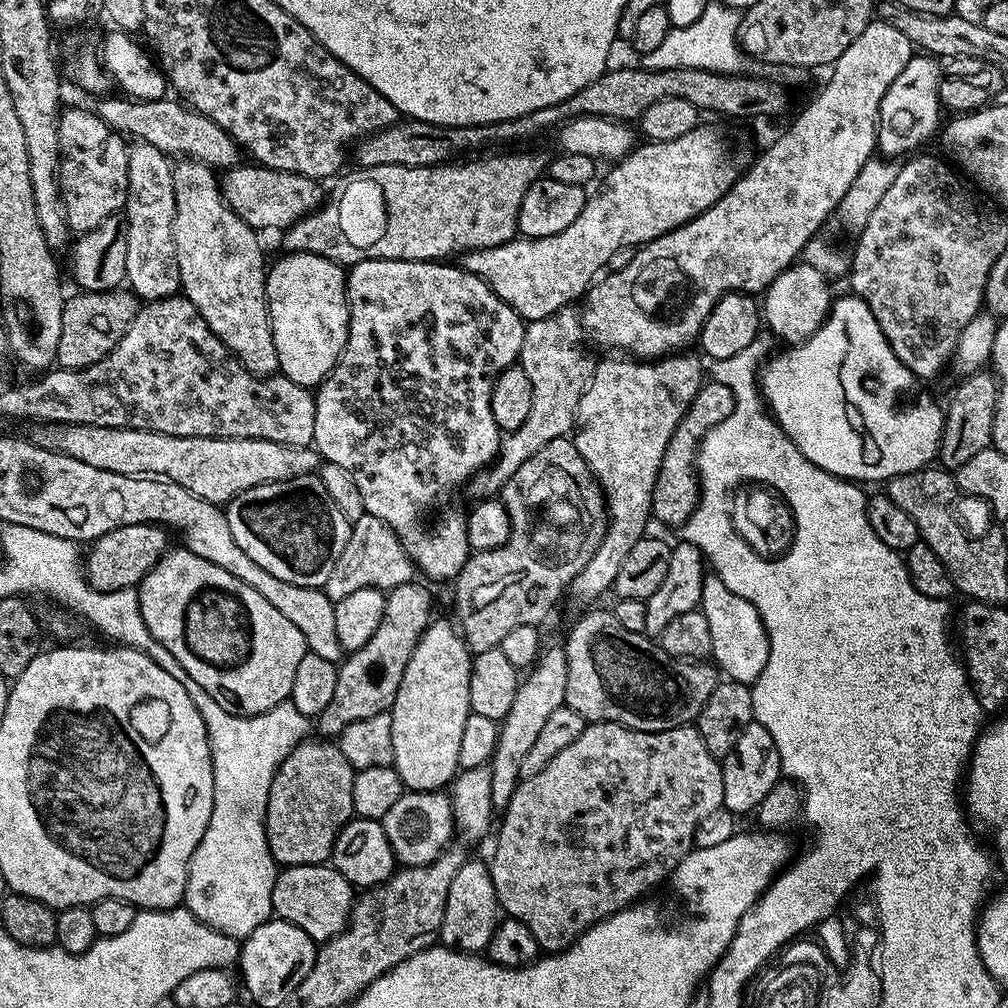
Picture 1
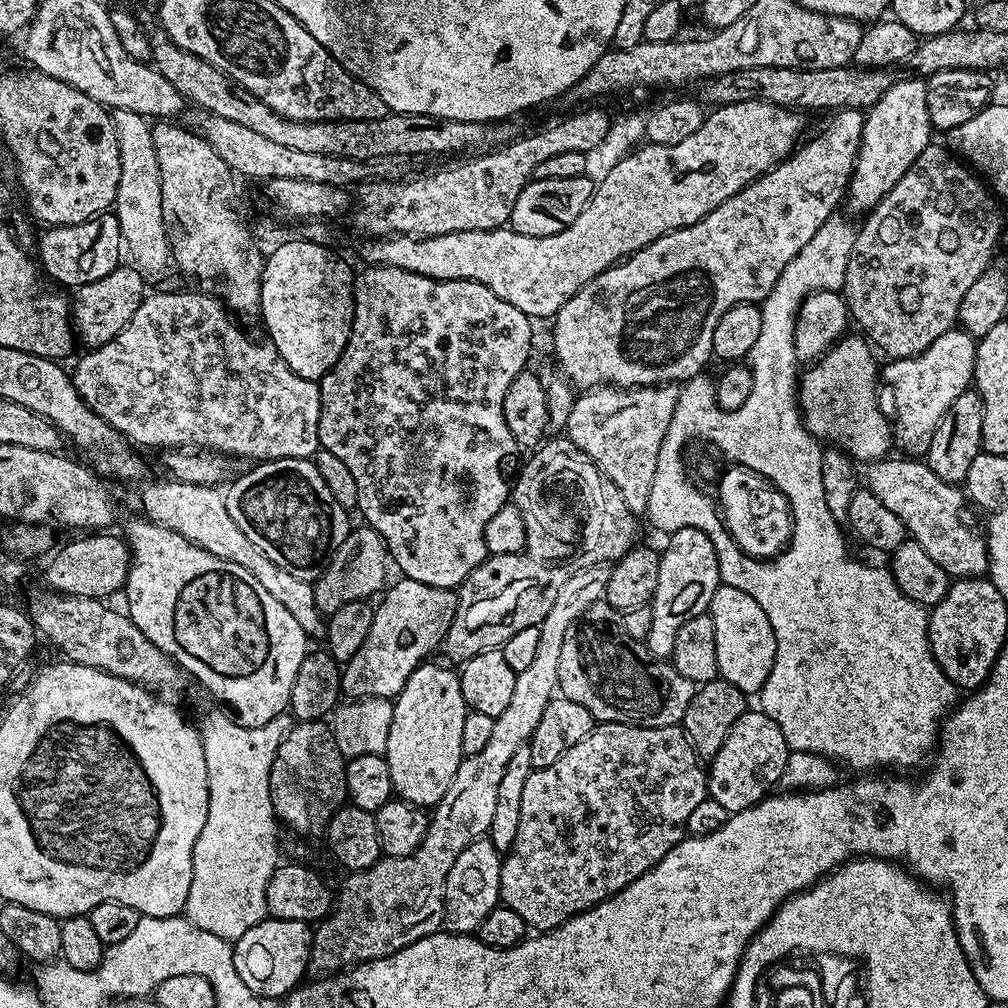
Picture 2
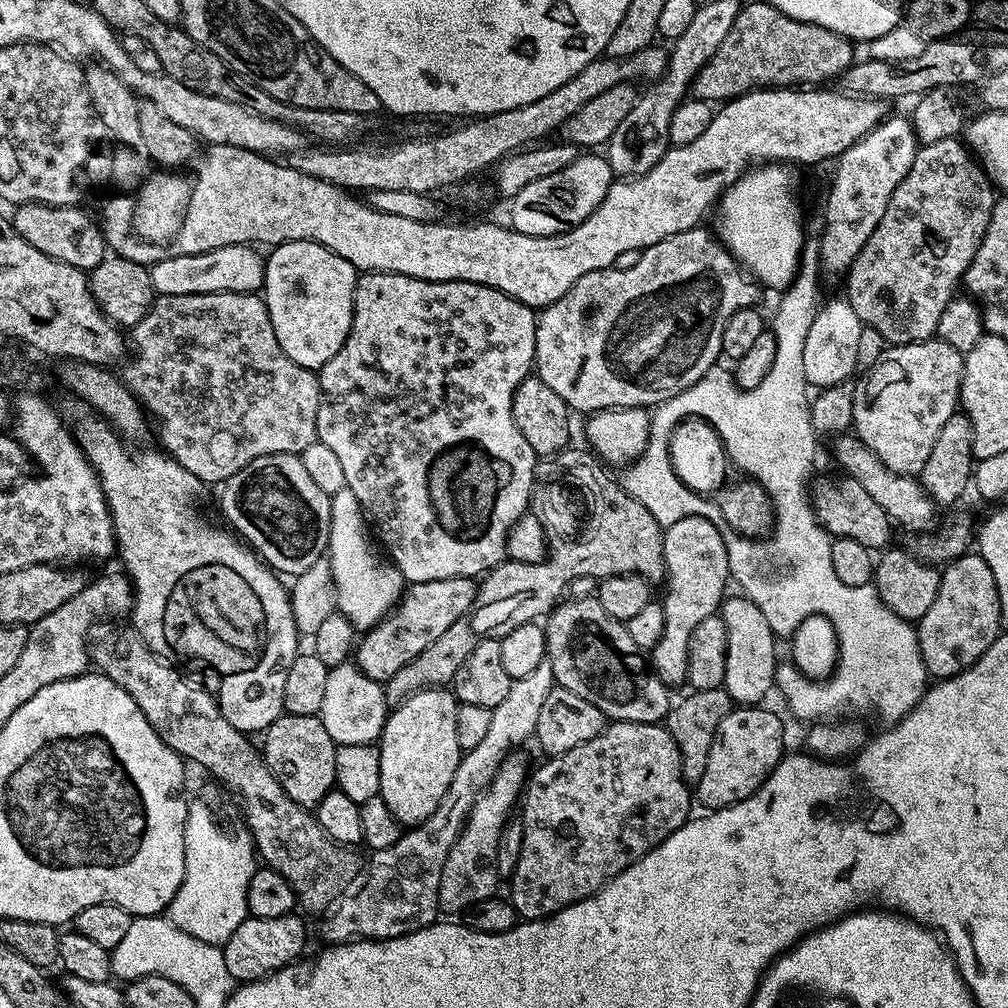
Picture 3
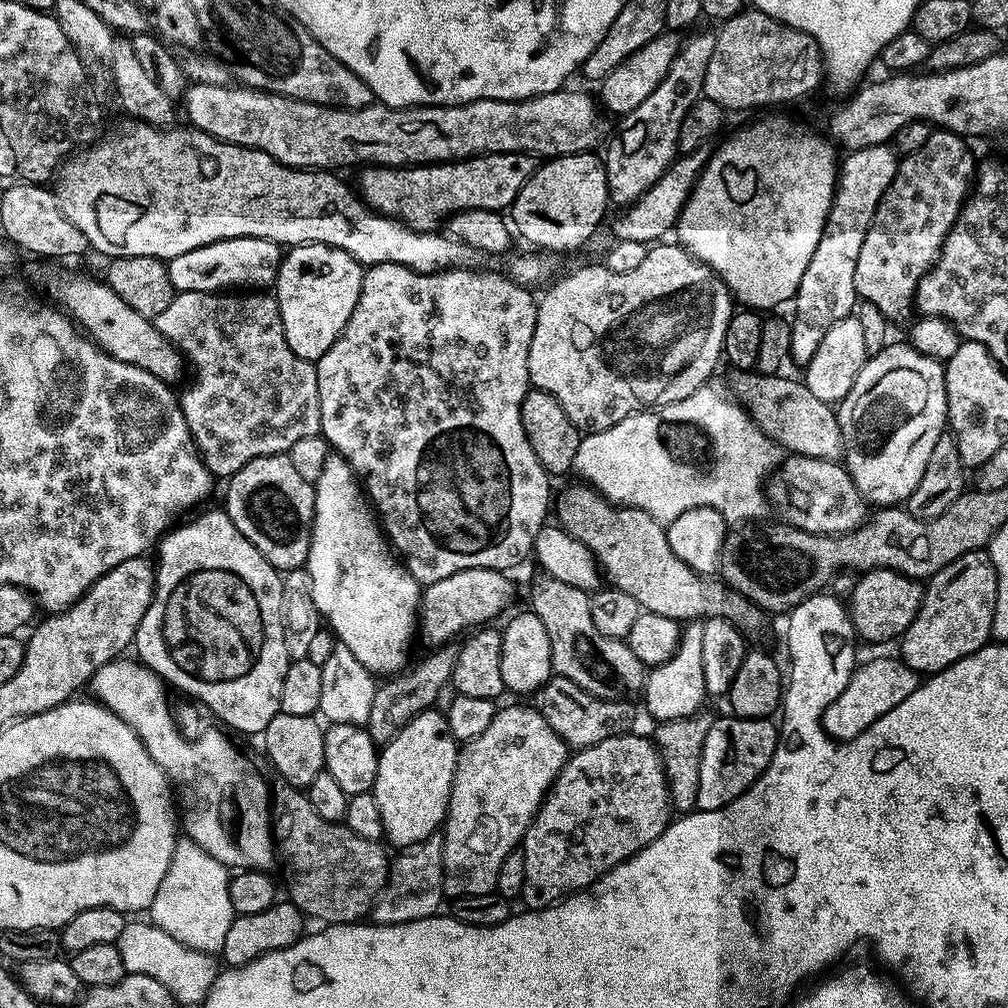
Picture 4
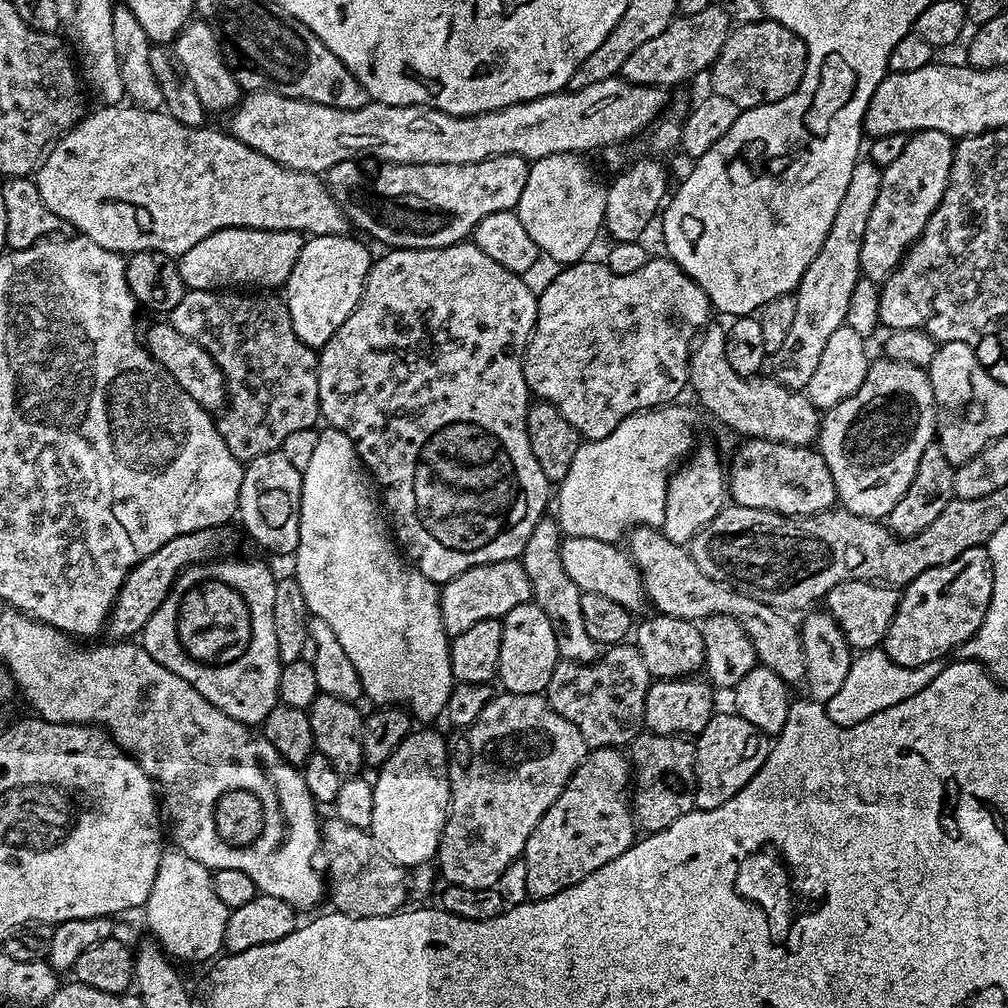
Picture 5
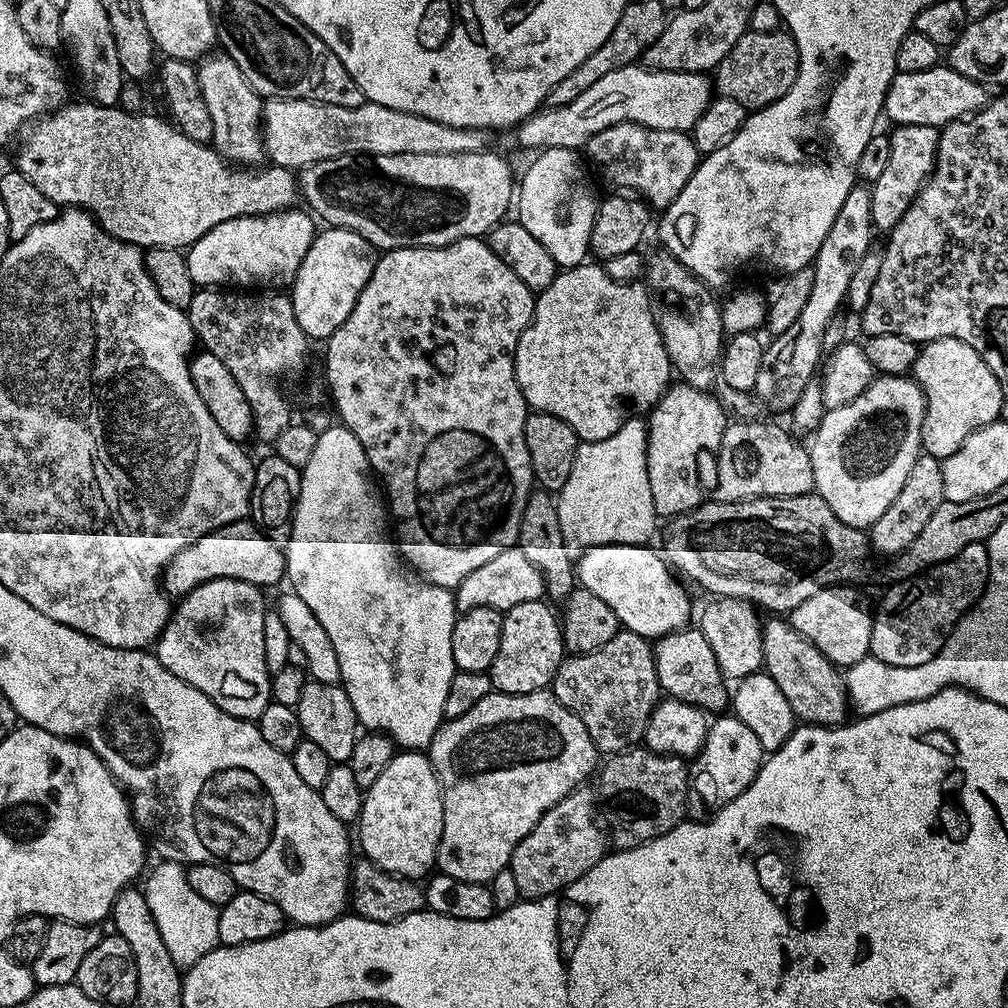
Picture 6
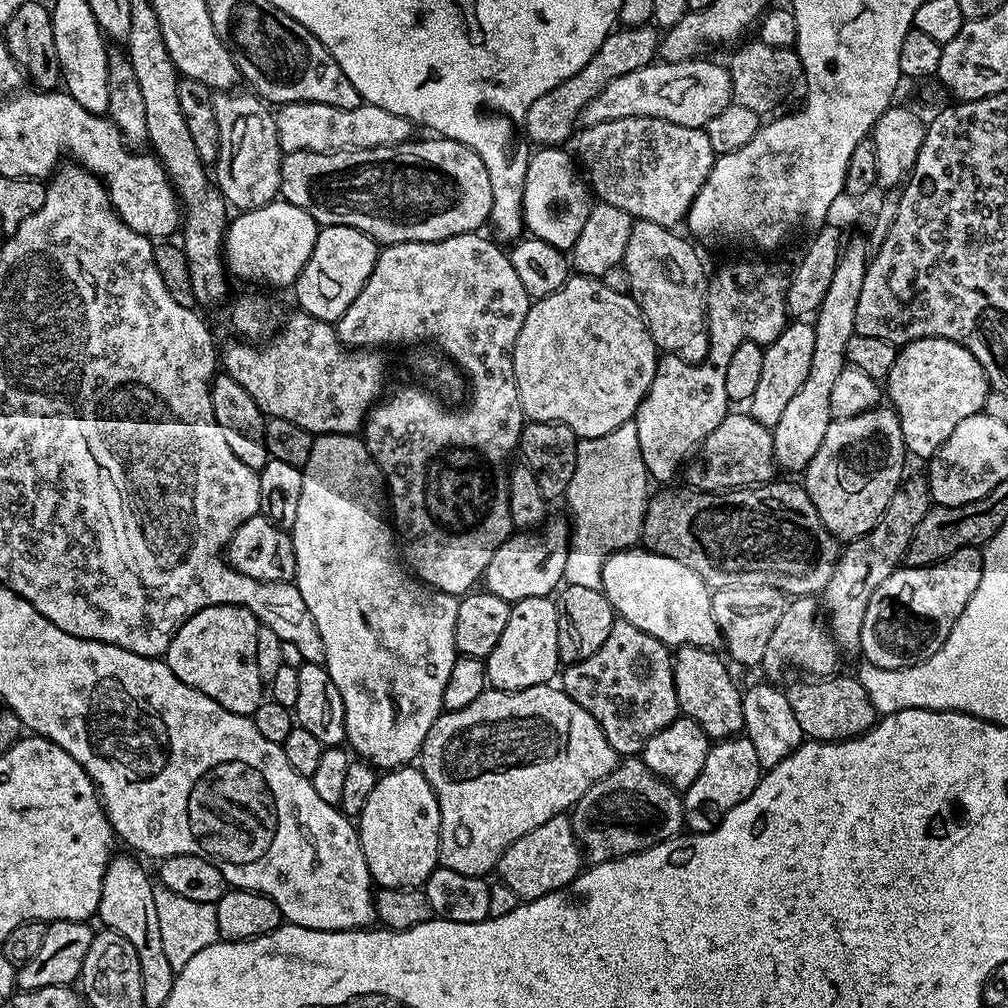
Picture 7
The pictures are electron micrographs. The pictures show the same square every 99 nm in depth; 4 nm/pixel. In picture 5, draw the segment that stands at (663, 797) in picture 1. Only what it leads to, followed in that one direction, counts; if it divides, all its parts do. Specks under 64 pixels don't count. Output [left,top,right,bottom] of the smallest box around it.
[522,748,638,901]

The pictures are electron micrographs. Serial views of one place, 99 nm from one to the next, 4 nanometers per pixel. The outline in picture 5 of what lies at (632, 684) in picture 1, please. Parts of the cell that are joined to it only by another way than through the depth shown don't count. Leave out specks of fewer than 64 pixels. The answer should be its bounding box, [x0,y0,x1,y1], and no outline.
[520,518,602,664]

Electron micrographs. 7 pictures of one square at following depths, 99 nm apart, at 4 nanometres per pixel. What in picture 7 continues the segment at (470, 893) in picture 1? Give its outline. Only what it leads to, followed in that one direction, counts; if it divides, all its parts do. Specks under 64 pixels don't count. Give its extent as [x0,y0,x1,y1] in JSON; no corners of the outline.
[418,683,617,877]

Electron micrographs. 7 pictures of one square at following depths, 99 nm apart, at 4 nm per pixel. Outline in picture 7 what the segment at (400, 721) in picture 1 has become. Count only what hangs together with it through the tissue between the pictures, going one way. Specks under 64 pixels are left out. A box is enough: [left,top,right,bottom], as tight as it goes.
[358,767,440,888]

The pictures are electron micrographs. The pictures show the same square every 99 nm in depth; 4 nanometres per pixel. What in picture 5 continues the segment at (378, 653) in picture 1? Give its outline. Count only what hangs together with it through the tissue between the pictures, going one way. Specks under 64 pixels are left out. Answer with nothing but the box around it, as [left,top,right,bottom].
[440,560,531,638]

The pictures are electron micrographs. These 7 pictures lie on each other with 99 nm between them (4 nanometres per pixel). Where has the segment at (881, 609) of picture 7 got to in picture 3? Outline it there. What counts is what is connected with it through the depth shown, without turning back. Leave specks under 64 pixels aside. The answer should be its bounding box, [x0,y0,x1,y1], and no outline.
[914,554,1002,680]

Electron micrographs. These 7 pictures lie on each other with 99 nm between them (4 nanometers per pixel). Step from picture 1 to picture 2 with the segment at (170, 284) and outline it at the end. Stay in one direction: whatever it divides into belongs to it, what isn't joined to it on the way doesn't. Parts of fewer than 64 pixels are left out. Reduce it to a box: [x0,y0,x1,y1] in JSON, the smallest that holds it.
[111,109,170,270]

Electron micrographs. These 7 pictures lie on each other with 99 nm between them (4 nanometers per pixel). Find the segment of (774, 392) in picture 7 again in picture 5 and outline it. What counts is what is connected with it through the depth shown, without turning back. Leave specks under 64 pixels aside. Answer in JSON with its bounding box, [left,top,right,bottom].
[770,159,881,390]

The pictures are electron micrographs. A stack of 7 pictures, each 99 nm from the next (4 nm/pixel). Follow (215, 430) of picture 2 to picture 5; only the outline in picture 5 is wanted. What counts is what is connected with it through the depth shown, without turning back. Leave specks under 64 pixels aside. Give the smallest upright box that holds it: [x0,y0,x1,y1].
[170,290,321,462]

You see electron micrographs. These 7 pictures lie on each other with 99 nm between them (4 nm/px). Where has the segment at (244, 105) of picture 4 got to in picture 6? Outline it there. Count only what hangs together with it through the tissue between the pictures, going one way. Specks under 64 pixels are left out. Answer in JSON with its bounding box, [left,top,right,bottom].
[262,63,714,170]

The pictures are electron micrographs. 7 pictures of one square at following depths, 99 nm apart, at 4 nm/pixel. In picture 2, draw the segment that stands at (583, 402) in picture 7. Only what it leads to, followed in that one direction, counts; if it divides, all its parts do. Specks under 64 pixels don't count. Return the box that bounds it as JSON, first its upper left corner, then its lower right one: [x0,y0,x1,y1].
[551,114,864,390]

